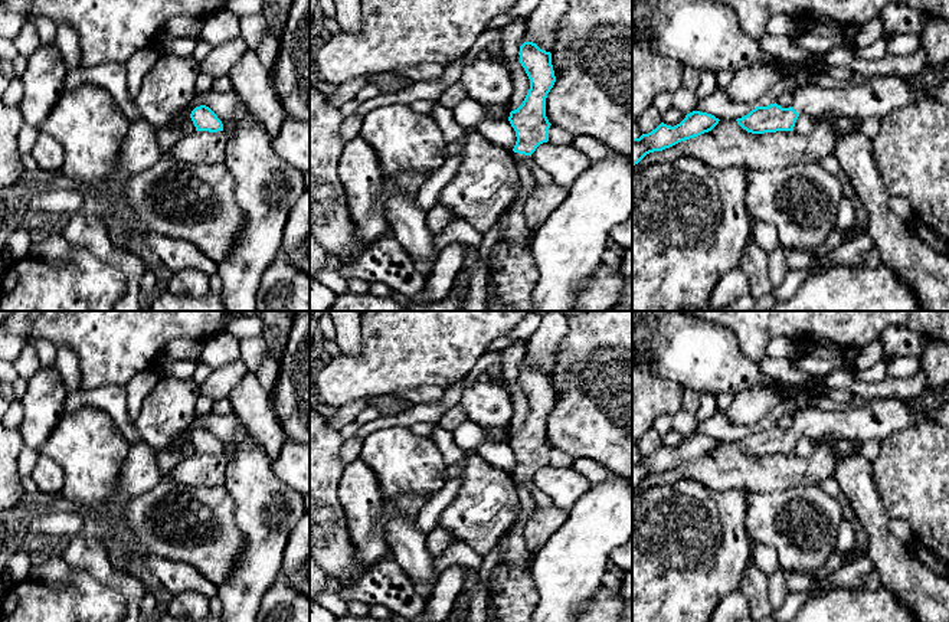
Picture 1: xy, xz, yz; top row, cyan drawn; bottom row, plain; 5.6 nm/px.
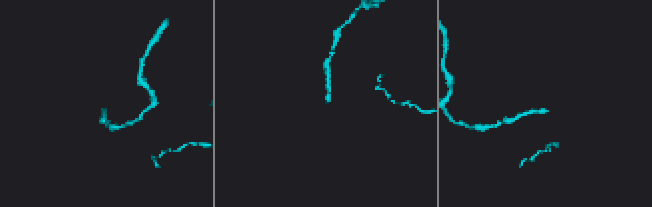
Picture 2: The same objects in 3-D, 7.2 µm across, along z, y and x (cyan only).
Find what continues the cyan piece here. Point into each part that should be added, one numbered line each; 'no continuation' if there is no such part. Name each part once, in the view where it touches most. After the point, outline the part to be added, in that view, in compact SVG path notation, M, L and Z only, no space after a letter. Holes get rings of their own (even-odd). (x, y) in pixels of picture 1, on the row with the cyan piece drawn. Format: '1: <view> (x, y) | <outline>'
1: xz (514, 231) | M514 151L513 156L520 179L520 191L517 200L497 220L497 226L501 229L500 242L517 246L530 246L533 232L527 226L523 210L527 197L537 183L530 167L527 166L530 156Z

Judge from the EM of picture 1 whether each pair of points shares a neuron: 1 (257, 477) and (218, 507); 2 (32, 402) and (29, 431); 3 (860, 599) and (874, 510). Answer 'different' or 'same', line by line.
1: different
2: same
3: different

